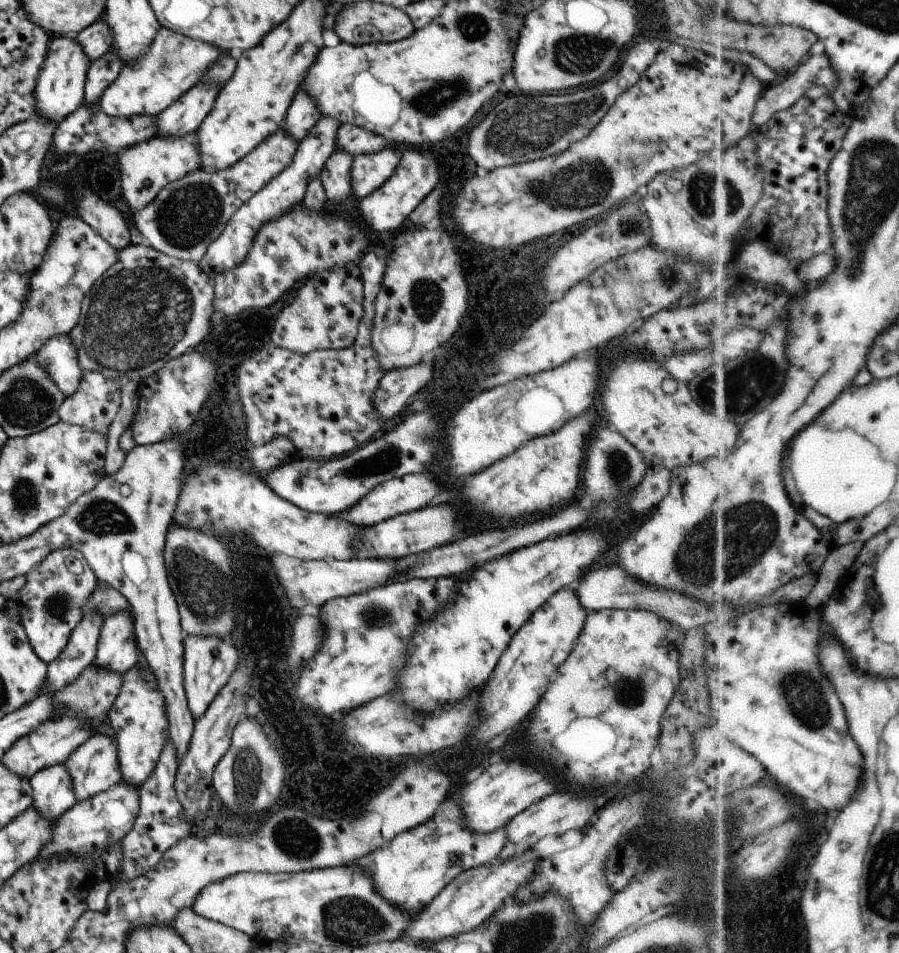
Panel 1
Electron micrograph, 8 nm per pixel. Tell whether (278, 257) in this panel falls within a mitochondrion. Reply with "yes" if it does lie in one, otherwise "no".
yes

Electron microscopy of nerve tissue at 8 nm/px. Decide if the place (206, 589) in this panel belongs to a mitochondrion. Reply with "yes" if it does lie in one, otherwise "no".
yes

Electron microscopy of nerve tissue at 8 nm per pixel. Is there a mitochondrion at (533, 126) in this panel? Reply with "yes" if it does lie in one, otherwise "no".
yes

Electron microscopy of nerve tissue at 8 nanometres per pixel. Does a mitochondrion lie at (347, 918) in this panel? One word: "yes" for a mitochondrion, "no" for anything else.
yes

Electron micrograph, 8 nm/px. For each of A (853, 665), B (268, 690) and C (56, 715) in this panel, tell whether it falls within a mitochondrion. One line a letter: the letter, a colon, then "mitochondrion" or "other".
A: other
B: mitochondrion
C: other

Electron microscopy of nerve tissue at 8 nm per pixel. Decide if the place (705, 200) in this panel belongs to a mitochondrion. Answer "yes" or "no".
yes

